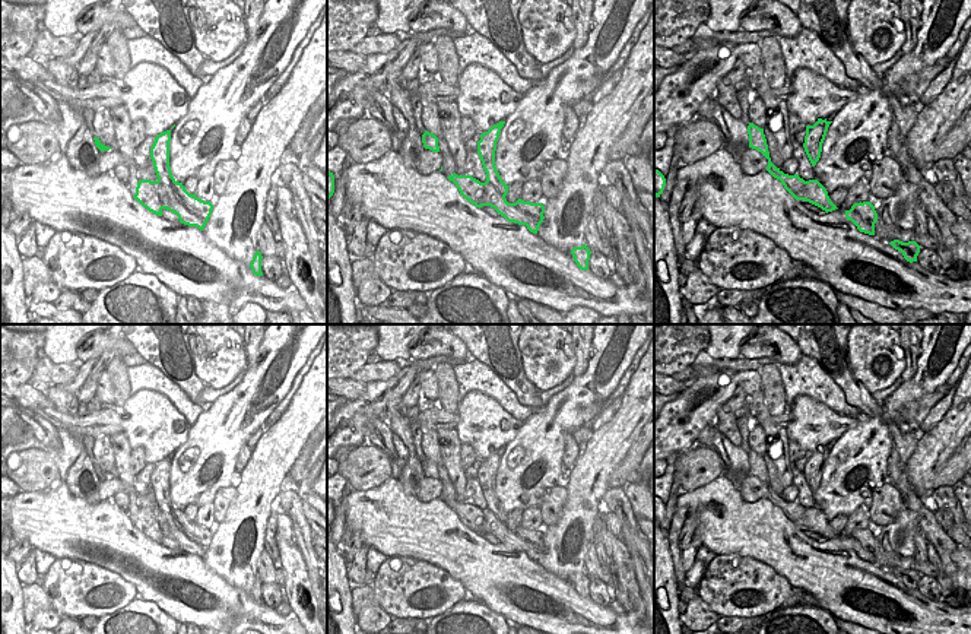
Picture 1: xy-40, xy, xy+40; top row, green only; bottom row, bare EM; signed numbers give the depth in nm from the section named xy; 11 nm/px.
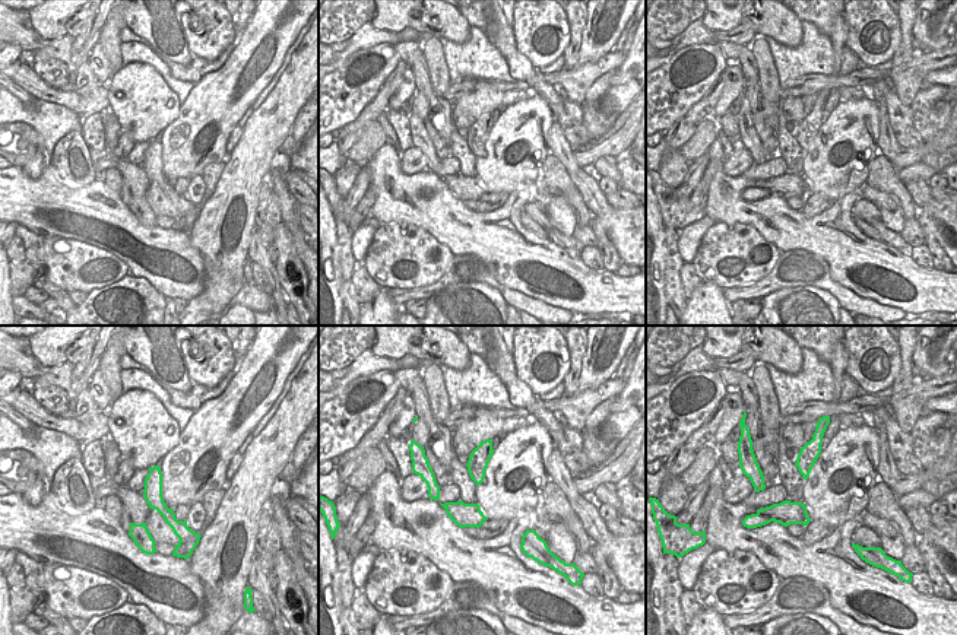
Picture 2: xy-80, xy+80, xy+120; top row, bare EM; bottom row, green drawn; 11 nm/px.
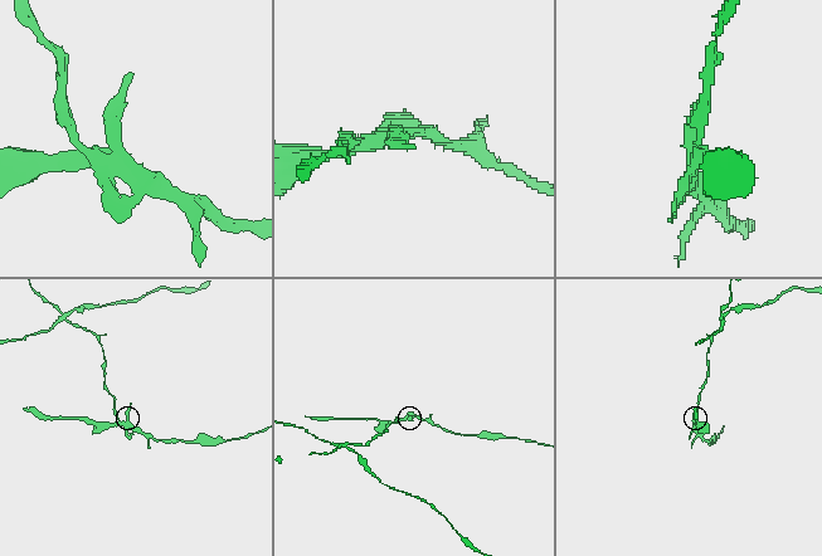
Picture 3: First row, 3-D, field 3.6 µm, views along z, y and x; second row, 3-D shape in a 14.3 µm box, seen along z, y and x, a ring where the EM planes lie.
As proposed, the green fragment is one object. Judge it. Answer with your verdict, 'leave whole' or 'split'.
split

